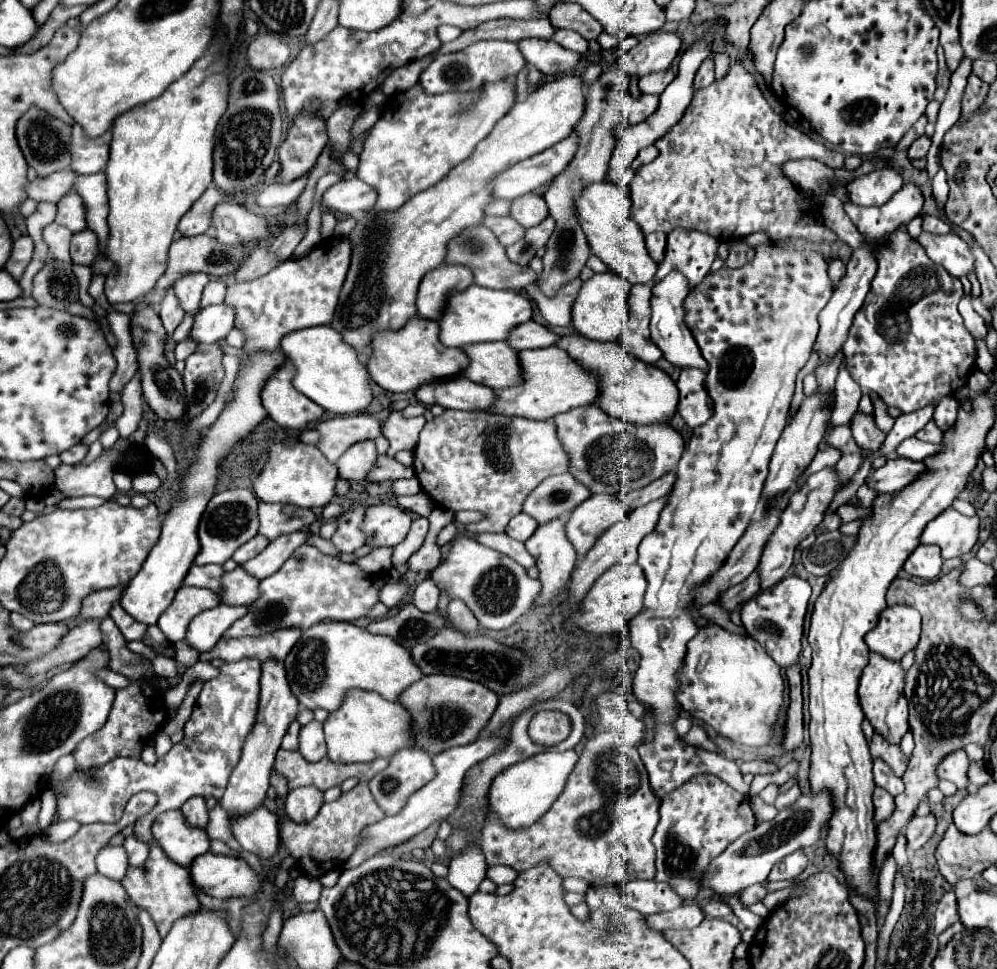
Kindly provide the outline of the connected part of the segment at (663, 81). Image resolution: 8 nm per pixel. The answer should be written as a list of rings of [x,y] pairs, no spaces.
[[[661,70],[661,72],[655,72],[655,74],[641,78],[639,88],[645,94],[661,94],[673,82],[673,78],[675,78],[675,74],[671,70]]]

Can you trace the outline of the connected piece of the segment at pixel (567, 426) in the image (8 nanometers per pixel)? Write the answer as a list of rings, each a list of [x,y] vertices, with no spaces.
[[[597,404],[573,408],[571,412],[557,414],[555,418],[557,436],[563,442],[565,450],[569,452],[571,464],[569,472],[581,480],[581,484],[587,484],[587,488],[593,494],[627,494],[631,490],[643,488],[663,476],[669,470],[677,468],[677,460],[681,458],[681,452],[685,450],[685,442],[677,430],[673,430],[669,424],[627,424],[621,418],[613,418],[605,414]]]

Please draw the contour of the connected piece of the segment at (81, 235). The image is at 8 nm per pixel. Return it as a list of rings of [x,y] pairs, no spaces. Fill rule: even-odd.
[[[81,230],[71,236],[71,260],[91,266],[99,254],[99,238],[93,230]]]

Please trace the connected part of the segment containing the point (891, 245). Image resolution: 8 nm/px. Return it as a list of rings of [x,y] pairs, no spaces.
[[[895,230],[875,252],[877,274],[865,298],[865,306],[855,314],[849,338],[843,344],[847,370],[865,392],[875,392],[887,406],[905,414],[929,404],[937,406],[941,398],[959,392],[975,368],[975,338],[967,332],[957,304],[963,296],[961,280],[953,280],[939,264],[931,262],[921,244],[905,230]]]

